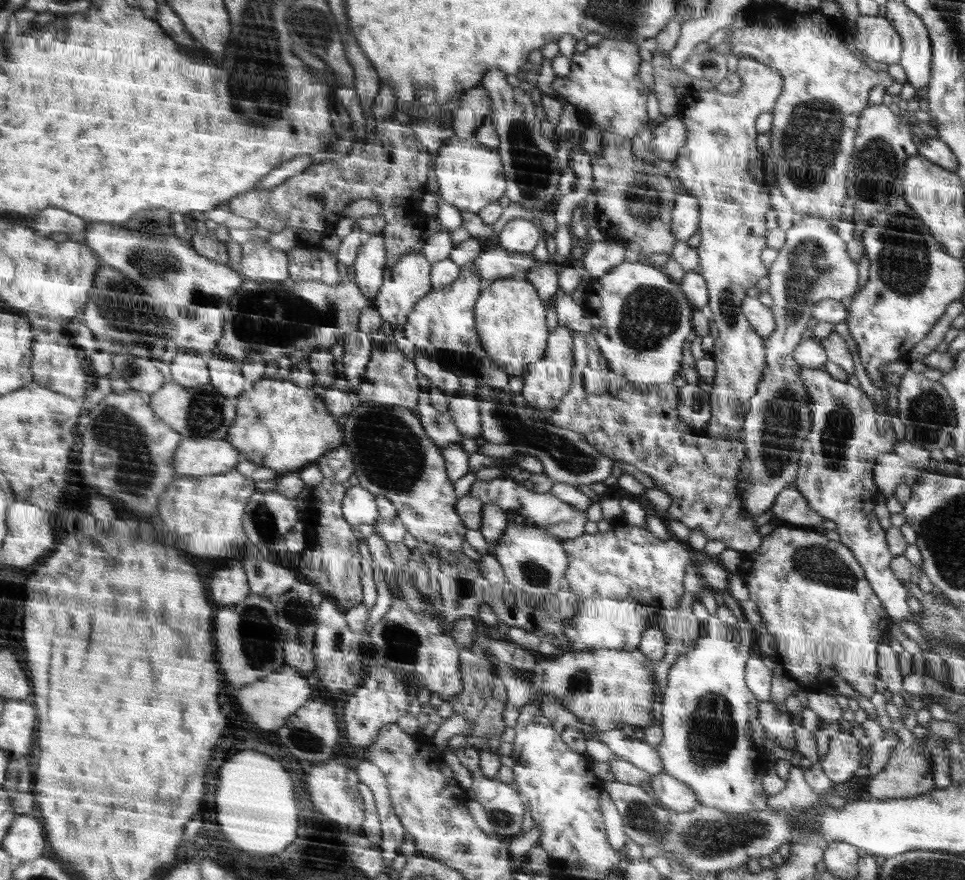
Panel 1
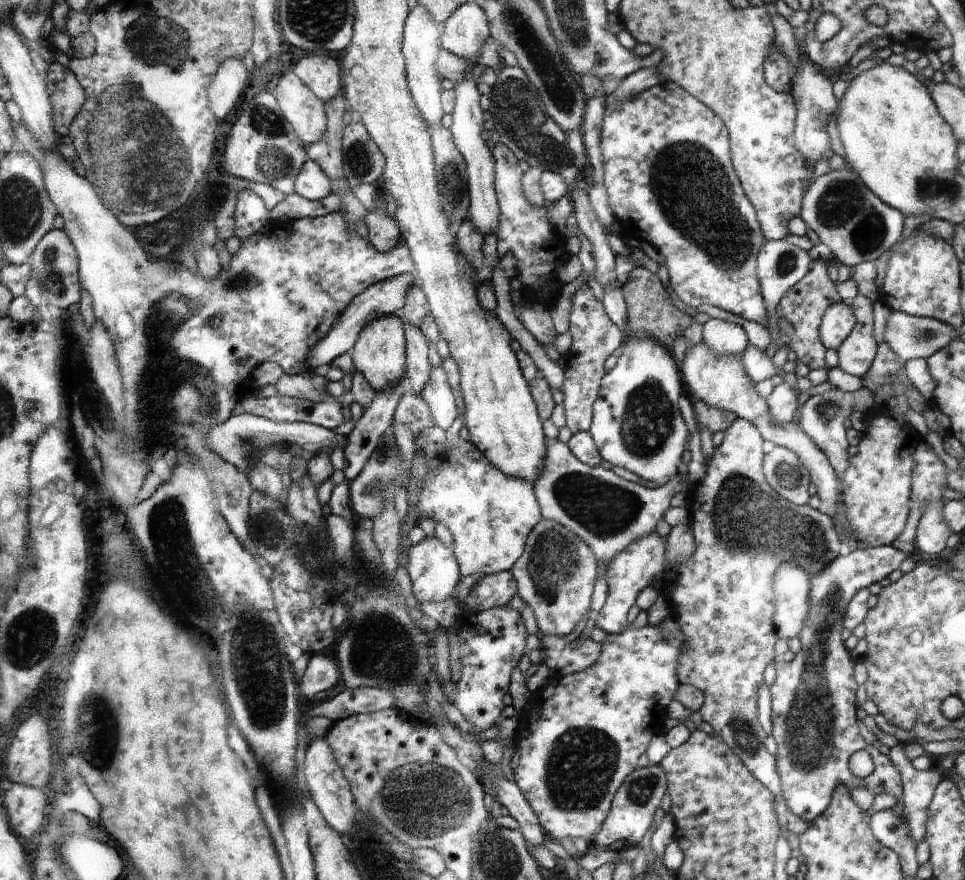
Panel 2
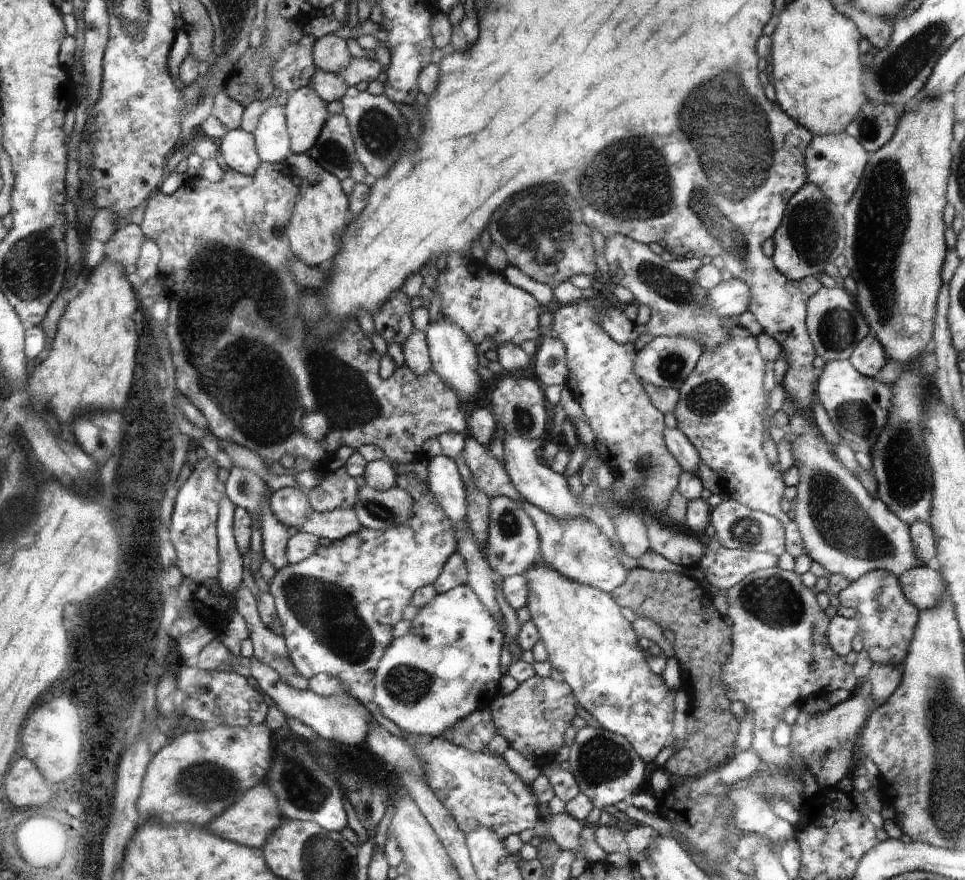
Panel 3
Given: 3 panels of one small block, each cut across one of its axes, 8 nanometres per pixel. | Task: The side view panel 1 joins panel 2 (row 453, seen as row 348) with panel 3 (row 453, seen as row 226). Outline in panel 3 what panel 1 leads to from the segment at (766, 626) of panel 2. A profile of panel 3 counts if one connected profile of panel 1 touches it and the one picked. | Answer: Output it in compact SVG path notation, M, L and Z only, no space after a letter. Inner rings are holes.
M724 318L723 325L731 330L731 340L709 351L704 350L698 359L694 370L688 375L684 384L679 388L678 404L673 410L677 418L677 427L686 435L686 438L698 451L699 458L712 470L722 477L726 487L725 492L730 498L752 510L762 511L773 516L783 526L785 538L785 552L798 559L806 554L799 526L795 520L790 520L780 508L780 496L783 496L782 472L774 472L766 460L762 450L766 428L762 424L764 412L765 390L762 388L764 378L764 362L756 338L745 327L732 324L729 318Z

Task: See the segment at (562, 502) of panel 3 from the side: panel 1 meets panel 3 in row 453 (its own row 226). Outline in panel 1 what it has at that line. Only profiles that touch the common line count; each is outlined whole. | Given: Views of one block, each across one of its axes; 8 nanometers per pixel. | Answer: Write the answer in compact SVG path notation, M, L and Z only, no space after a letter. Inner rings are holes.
M521 217L502 223L497 236L498 246L506 252L532 253L540 240L534 221Z

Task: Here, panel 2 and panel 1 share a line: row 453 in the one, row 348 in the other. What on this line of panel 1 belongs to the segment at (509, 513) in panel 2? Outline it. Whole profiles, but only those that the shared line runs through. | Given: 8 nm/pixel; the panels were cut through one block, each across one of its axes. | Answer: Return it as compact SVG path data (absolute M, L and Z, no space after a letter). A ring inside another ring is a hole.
M471 263L460 266L460 276L454 279L450 287L440 291L432 289L430 294L422 297L414 305L409 320L403 326L404 336L428 358L440 360L440 356L446 358L448 352L474 354L476 358L482 358L486 350L482 350L476 320L476 304L481 293L480 283L481 280L476 276Z

